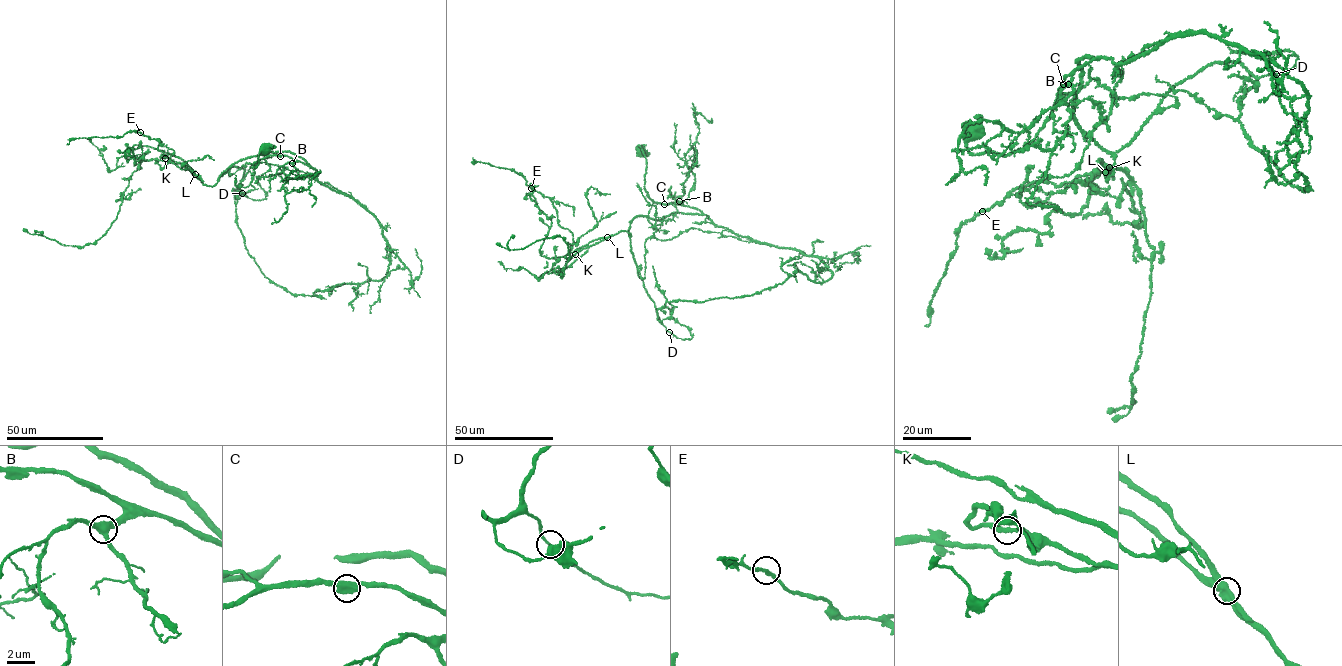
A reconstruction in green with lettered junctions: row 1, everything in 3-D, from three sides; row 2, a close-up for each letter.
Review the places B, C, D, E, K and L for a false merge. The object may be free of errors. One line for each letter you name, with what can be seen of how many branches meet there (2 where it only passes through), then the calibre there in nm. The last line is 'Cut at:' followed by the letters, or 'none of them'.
L: branches 2; calibre 550 nm
Cut at: L

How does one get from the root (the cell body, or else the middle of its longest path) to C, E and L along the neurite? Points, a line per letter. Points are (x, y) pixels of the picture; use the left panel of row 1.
C: (264, 148), (259, 154), (257, 165), (253, 168), (253, 163), (267, 156), (280, 156)
E: (264, 148), (253, 168), (282, 155), (315, 168), (270, 151), (212, 186), (140, 132)
L: (264, 148), (253, 168), (282, 155), (315, 168), (288, 151), (270, 151), (233, 164), (212, 186), (195, 174)

